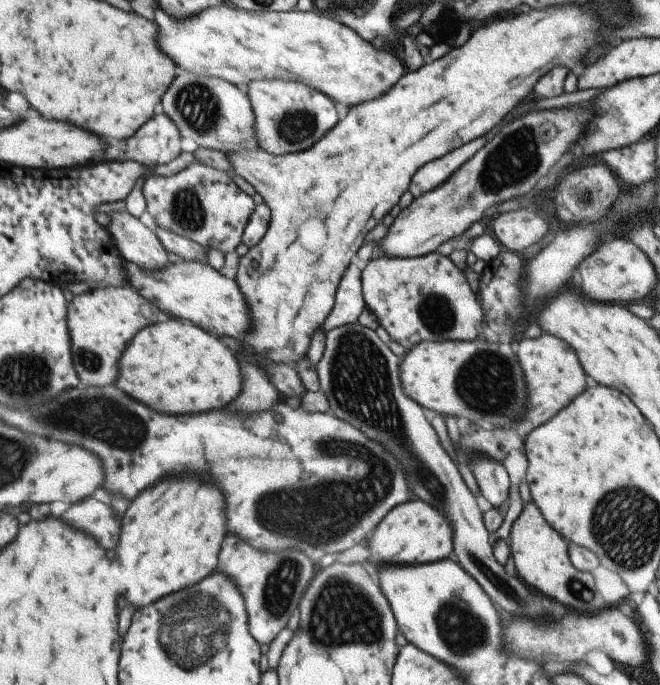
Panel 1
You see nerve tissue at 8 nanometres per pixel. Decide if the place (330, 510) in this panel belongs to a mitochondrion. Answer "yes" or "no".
yes

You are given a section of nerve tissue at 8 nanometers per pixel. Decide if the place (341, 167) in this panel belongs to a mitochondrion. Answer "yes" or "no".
no

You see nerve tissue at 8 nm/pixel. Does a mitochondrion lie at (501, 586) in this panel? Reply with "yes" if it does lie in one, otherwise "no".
yes

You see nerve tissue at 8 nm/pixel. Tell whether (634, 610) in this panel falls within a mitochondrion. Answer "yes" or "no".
no

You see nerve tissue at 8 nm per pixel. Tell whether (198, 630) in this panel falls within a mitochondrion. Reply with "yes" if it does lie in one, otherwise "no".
yes

